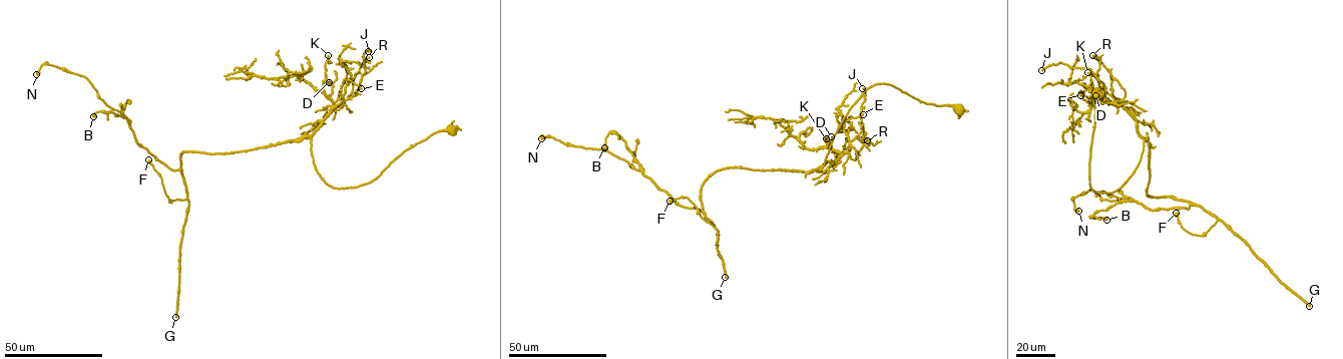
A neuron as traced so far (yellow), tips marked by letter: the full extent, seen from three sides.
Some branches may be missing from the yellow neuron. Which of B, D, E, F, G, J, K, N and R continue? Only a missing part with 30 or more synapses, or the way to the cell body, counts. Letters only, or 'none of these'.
G

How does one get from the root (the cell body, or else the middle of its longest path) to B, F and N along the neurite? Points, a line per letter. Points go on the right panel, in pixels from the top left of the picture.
B: (1098, 94), (1091, 189), (1121, 187), (1144, 138), (1147, 195), (1190, 205), (1124, 201), (1090, 218), (1106, 220)
F: (1098, 94), (1091, 189), (1121, 187), (1144, 138), (1147, 196), (1190, 201), (1218, 220), (1193, 235), (1176, 213)
N: (1098, 94), (1091, 189), (1121, 187), (1144, 138), (1147, 195), (1190, 205), (1090, 190), (1078, 211)

